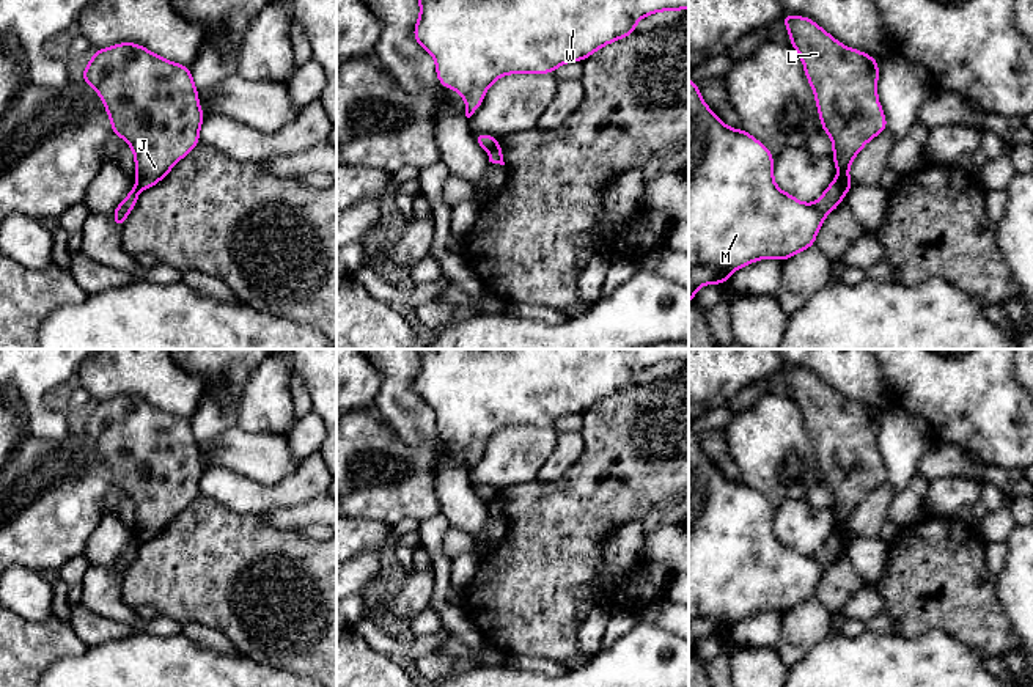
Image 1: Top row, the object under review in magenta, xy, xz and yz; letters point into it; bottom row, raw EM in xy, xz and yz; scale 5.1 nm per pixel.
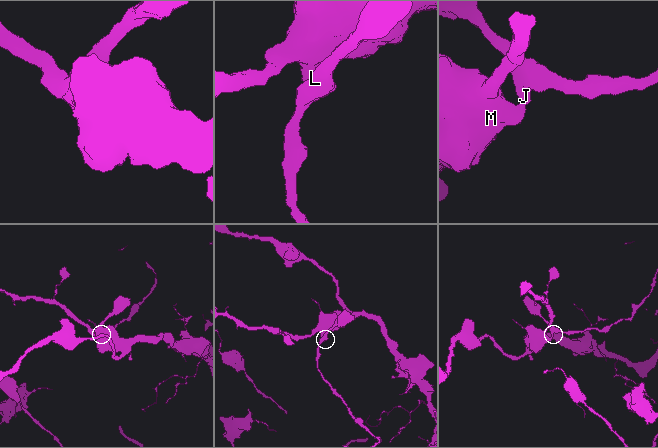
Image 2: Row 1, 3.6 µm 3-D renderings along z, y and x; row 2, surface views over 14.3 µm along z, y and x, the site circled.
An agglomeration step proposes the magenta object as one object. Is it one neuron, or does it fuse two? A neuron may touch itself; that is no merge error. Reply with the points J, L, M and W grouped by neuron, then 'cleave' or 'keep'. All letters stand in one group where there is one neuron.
groups J L / M W; cleave

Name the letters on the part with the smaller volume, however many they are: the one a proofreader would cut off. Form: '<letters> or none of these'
J, L

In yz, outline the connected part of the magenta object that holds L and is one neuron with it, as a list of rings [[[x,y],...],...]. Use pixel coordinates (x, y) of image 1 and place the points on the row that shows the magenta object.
[[[783,14],[780,19],[802,58],[822,130],[833,141],[830,157],[838,170],[836,182],[849,192],[854,189],[847,175],[852,160],[869,140],[888,129],[877,99],[879,61],[843,46],[805,16]]]

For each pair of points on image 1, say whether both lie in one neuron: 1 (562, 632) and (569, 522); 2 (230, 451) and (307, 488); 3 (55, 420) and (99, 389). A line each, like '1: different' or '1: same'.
1: same
2: different
3: different

